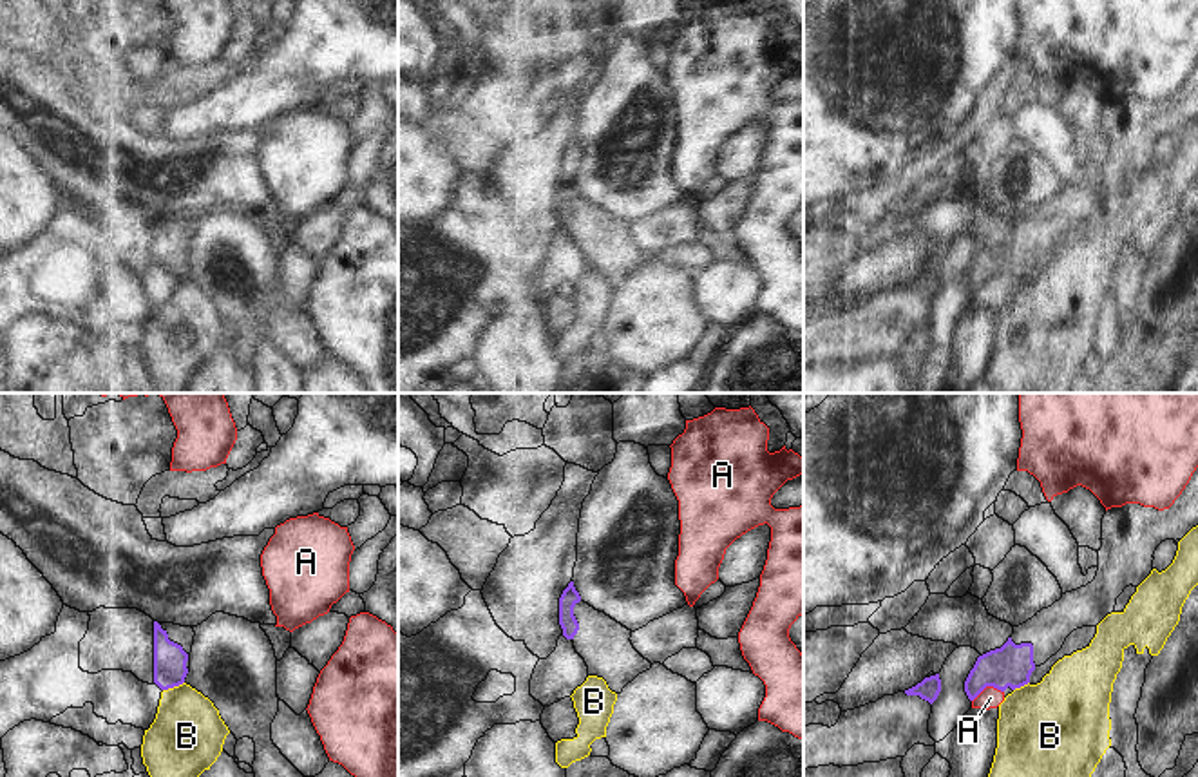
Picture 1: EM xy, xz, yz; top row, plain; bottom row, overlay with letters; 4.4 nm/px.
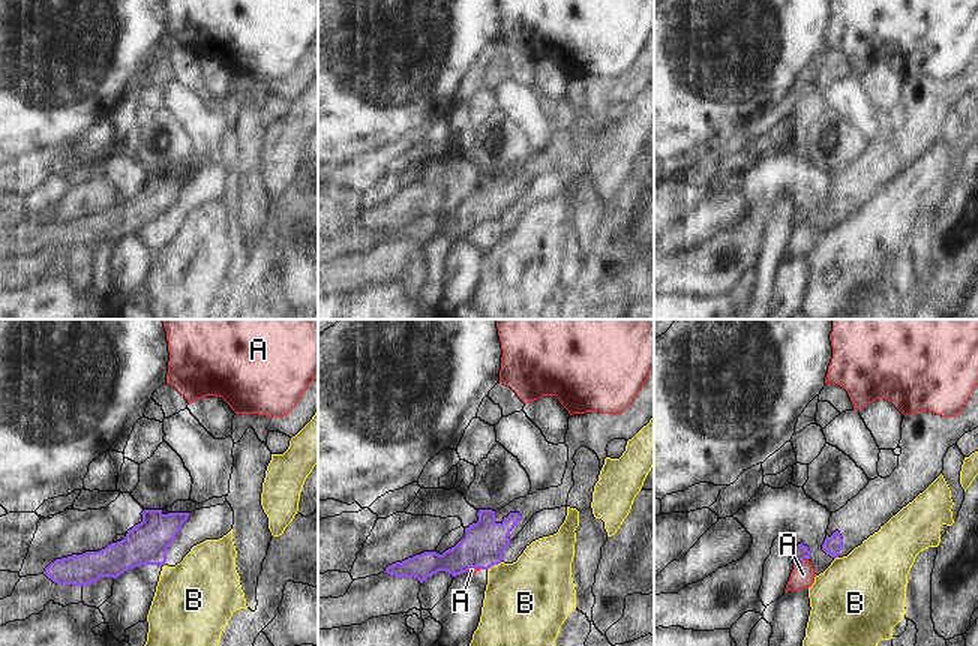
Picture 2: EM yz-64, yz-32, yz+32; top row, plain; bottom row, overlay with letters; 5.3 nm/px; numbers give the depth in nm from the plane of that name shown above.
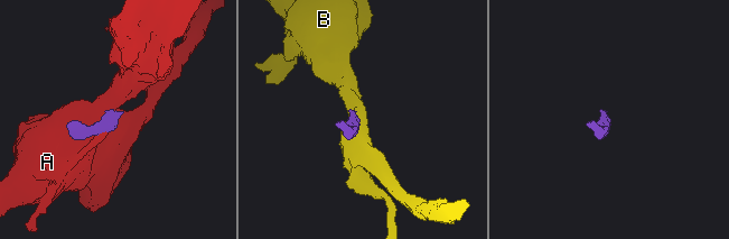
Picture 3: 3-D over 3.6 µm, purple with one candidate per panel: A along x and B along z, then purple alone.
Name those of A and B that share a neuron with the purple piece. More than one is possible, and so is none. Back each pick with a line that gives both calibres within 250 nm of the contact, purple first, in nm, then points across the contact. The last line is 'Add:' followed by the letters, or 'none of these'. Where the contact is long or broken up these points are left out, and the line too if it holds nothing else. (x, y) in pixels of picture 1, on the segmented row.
Add: none of these

